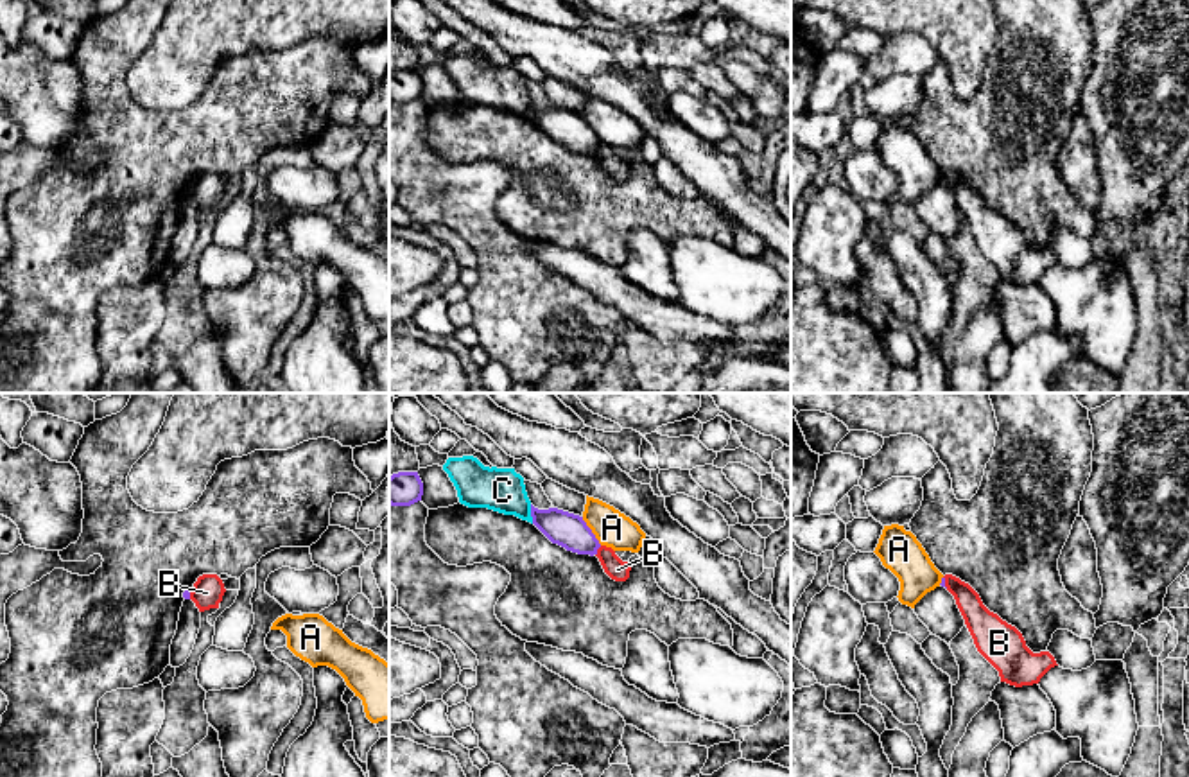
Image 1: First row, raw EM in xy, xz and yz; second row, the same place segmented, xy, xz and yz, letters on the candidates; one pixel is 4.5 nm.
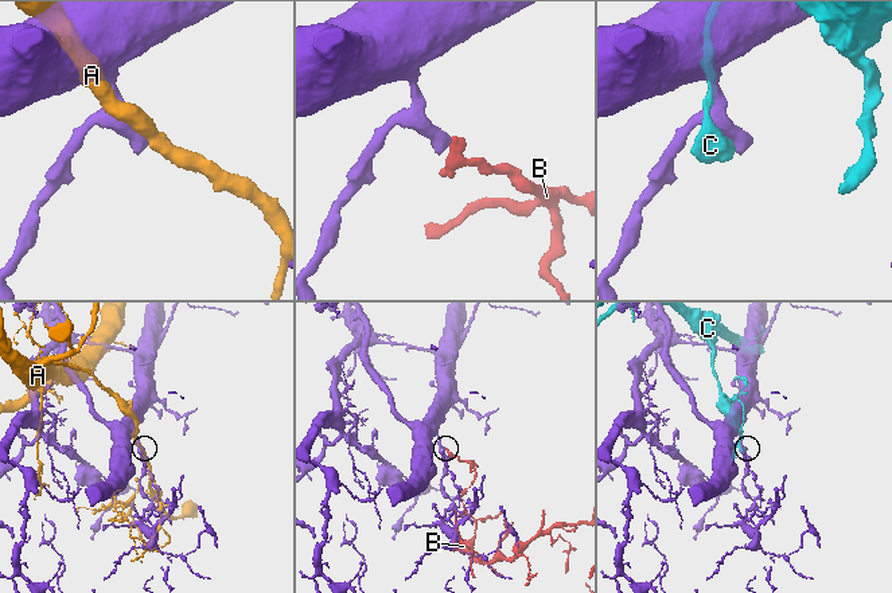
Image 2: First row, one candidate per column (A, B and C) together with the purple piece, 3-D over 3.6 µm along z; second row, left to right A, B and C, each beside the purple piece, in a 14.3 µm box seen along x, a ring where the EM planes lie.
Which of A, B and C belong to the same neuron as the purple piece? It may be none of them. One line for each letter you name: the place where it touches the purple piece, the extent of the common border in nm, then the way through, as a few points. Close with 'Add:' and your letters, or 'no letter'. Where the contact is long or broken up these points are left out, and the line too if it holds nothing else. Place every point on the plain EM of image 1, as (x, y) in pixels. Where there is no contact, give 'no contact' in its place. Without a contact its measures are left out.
Add: no letter

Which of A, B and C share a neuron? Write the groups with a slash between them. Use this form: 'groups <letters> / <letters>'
groups A / B / C

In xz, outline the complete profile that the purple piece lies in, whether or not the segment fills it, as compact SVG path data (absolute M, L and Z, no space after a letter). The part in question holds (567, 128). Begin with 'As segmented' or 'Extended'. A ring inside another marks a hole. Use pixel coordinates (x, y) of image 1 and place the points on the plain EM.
As segmented. M531 102L533 122L552 140L577 153L597 153L599 138L583 115L558 108L538 108Z

